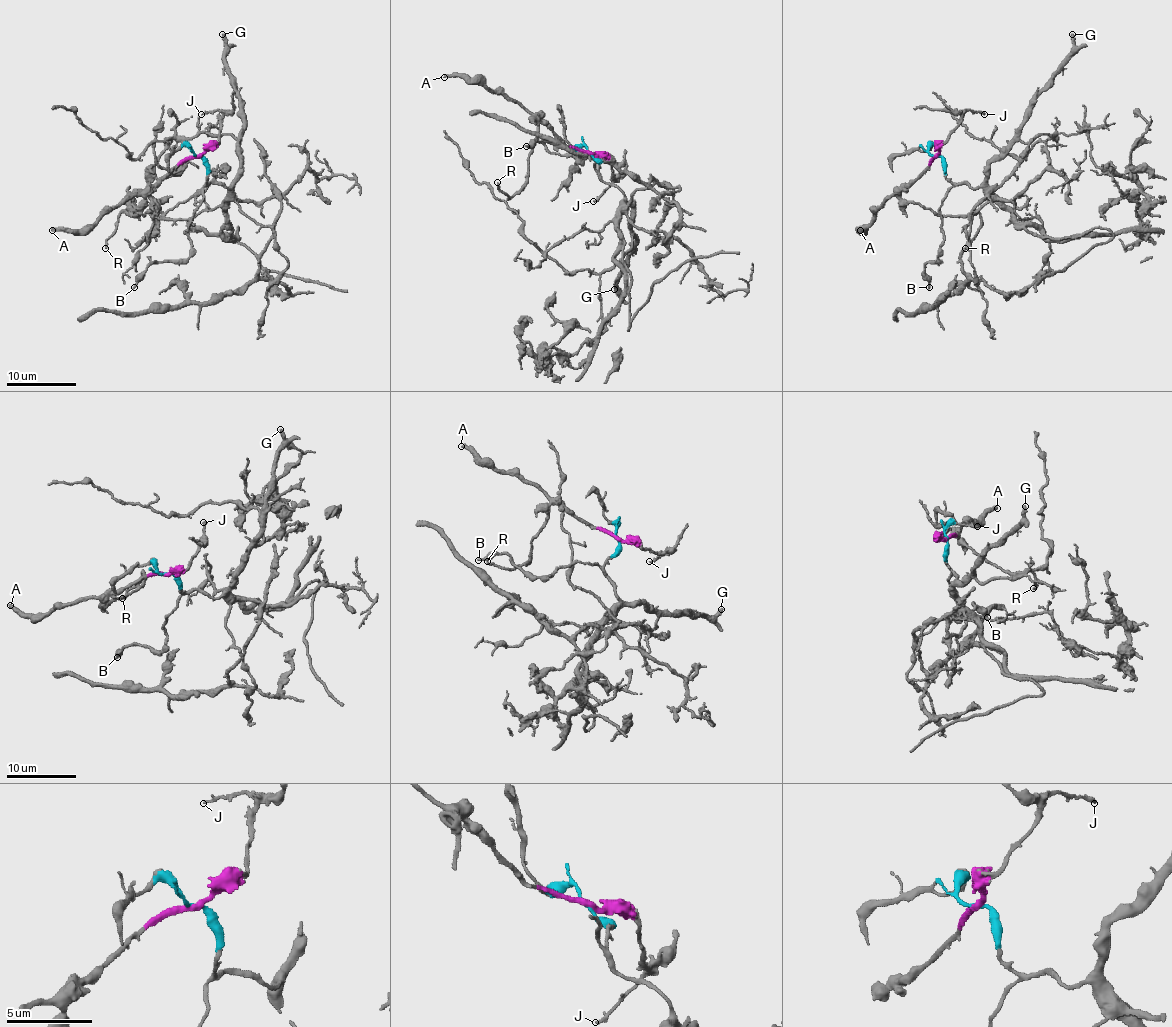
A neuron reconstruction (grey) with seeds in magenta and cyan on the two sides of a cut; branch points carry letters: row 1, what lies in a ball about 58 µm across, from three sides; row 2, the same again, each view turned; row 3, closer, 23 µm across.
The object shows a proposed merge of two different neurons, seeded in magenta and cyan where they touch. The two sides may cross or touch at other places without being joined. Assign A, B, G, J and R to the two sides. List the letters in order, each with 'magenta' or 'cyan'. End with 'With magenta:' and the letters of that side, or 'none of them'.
A: magenta
B: cyan
G: cyan
J: magenta
R: magenta
With magenta: A, J, R

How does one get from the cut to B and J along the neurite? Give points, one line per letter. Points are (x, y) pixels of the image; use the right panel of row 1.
B: (936, 156), (942, 158), (945, 177), (952, 184), (940, 210), (940, 255), (936, 262), (924, 265), (930, 288)
J: (936, 156), (938, 148), (962, 115), (969, 109), (983, 115)

